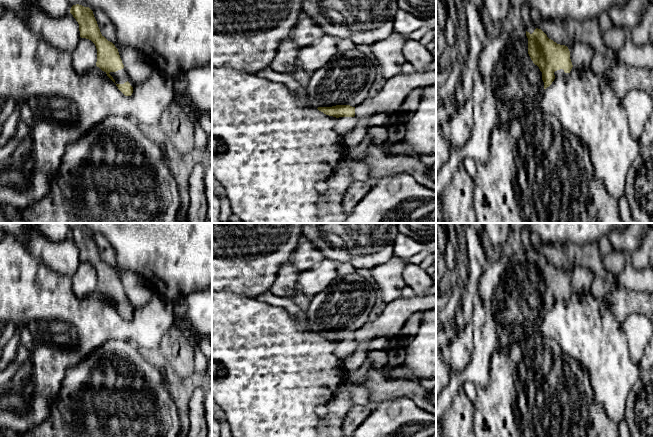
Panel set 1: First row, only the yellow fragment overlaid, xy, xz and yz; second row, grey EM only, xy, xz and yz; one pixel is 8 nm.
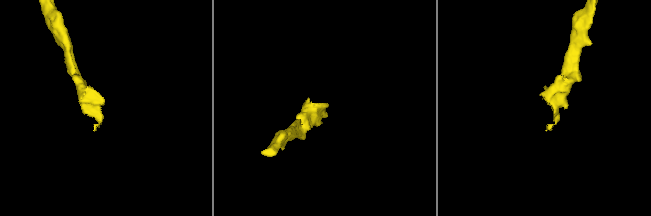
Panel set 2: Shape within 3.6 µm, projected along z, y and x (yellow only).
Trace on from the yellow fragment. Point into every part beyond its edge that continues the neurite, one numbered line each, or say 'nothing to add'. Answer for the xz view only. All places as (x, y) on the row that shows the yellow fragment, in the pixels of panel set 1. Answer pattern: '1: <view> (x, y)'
1: xz (346, 79)
2: xz (343, 125)

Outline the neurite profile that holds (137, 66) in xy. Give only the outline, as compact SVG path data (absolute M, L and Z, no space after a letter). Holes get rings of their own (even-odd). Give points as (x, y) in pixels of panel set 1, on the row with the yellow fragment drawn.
M118 43L120 58L133 84L145 81L152 71L149 60L141 52Z

